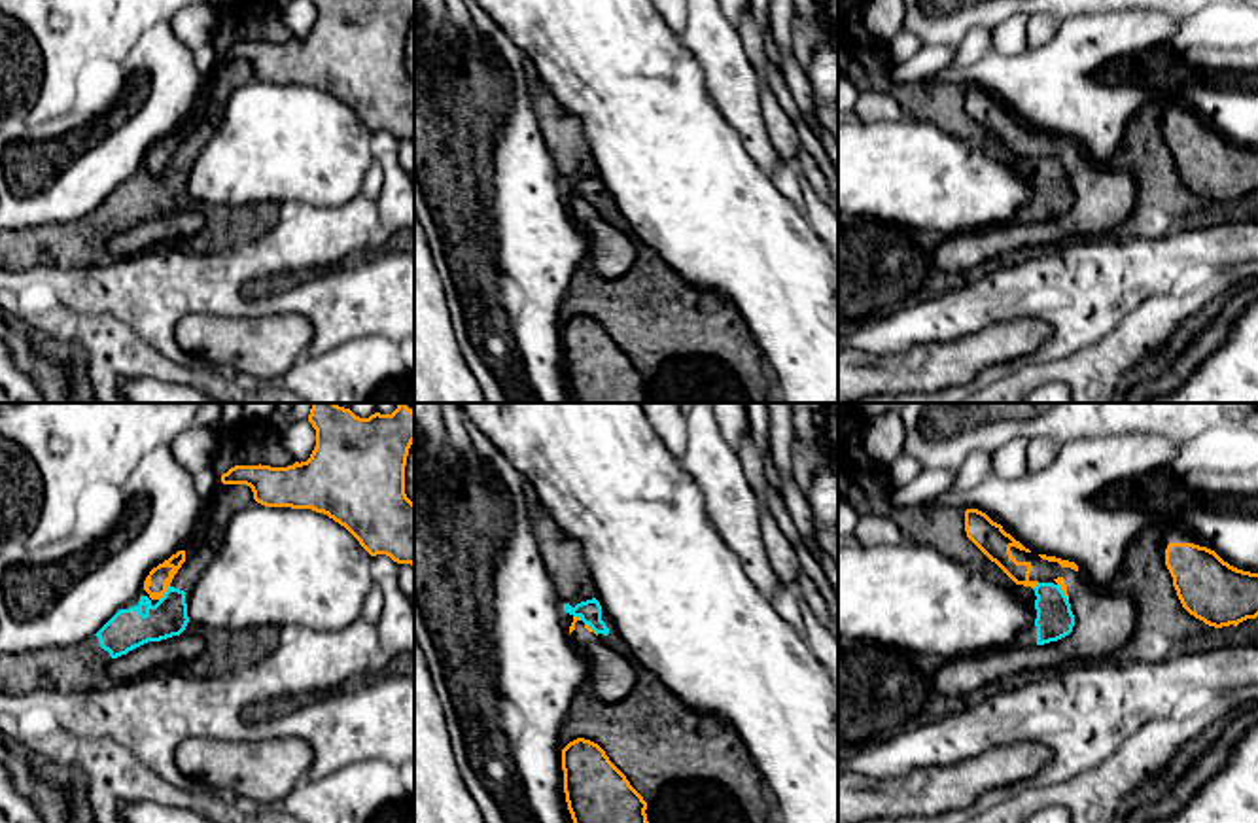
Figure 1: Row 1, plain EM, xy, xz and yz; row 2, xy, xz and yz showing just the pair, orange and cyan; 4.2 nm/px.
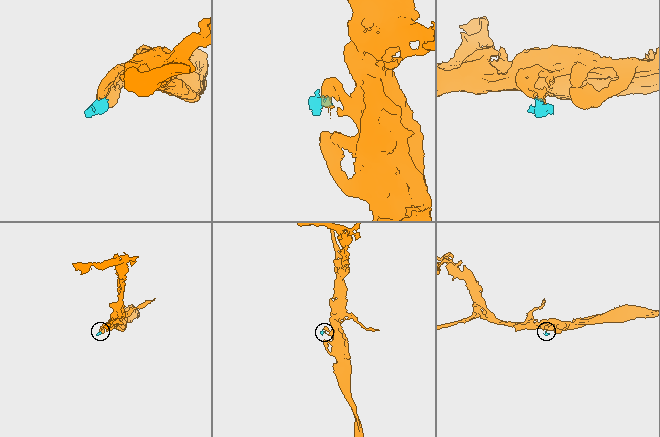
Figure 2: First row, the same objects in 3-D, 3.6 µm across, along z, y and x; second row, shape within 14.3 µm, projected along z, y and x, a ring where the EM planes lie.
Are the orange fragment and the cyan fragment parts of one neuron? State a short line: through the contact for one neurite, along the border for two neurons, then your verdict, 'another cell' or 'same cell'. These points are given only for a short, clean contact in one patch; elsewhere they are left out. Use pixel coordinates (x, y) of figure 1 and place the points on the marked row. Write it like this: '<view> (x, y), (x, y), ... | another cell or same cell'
xy (169, 585), (159, 600) | another cell

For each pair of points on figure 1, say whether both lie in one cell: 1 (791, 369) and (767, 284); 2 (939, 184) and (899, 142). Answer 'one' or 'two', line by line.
1: one
2: one

